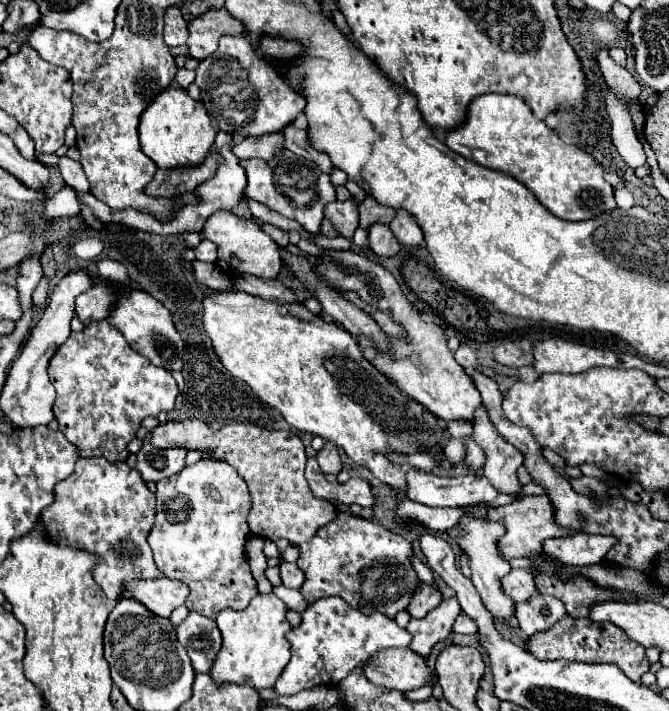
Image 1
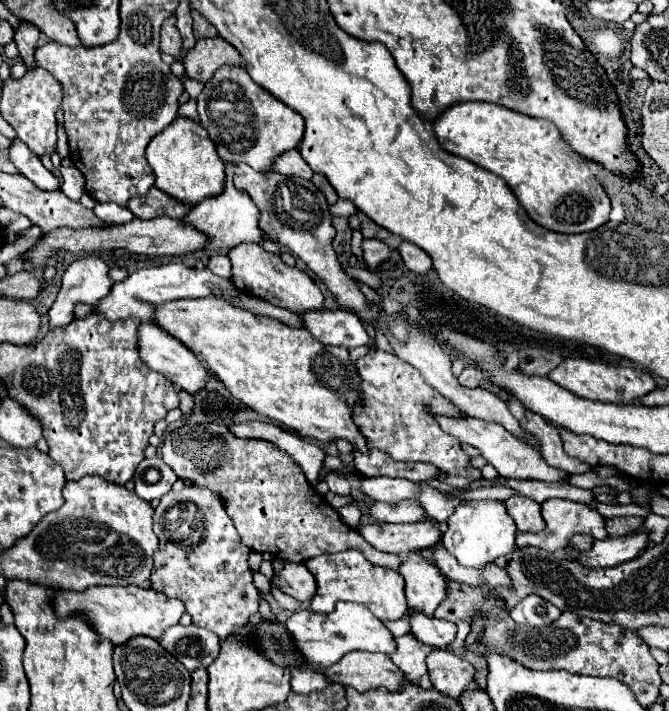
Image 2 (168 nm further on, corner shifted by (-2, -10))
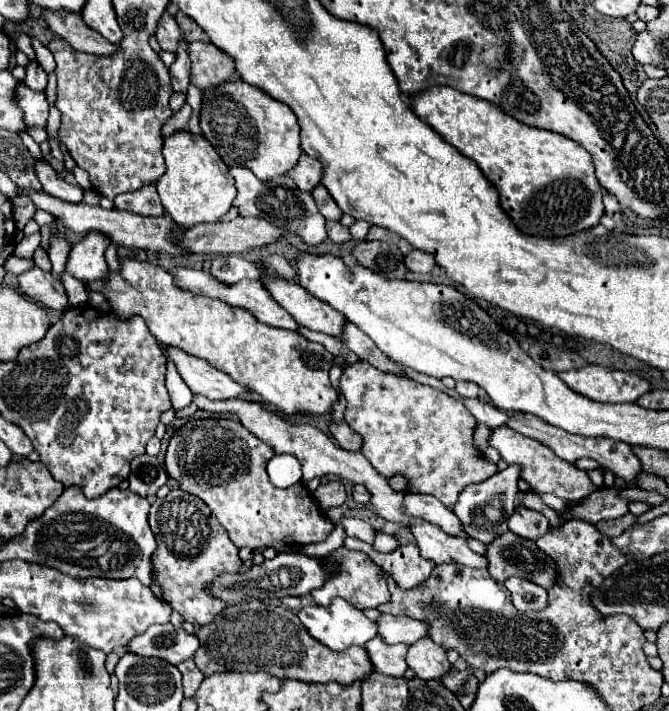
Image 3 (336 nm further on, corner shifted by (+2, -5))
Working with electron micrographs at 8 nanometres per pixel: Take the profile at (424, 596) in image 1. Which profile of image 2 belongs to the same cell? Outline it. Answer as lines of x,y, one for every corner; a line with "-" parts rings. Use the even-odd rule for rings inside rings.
410,552
402,560
398,572
406,580
408,606
432,618
438,604
446,598
446,580
440,570
418,552

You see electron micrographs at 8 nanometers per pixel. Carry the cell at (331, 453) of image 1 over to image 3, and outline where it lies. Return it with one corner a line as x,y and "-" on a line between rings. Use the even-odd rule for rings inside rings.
332,479
326,485
320,485
314,491
314,497
318,499
318,505
322,509
326,507
334,507
334,505
342,505
346,501
346,487
340,479

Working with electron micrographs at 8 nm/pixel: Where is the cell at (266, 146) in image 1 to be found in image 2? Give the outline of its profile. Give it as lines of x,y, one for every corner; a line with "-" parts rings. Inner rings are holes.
290,150
290,152
282,154
274,162
274,170
284,174
284,176
298,176
298,178
304,178
304,180
310,180
312,174
314,174
312,168
302,160
298,150

